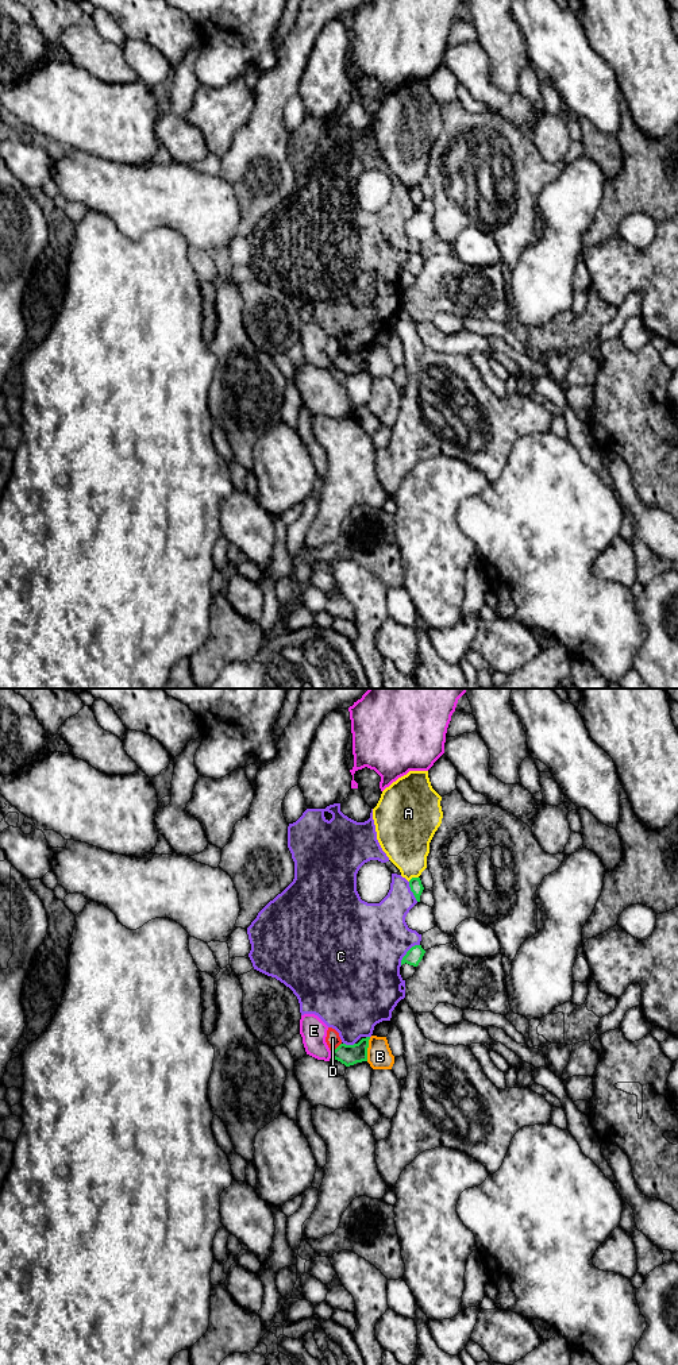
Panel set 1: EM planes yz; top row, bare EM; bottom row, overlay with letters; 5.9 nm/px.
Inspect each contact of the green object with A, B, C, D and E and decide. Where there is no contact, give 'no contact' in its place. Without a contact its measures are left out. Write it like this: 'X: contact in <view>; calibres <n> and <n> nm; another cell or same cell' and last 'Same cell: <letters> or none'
A: contact in yz; calibres 80 and 300 nm; another cell
B: contact in yz; calibres 130 and 150 nm; another cell
C: contact in yz; calibres 100 and 460 nm; another cell
D: contact in yz; calibres 130 and 90 nm; another cell
E: contact in yz; calibres 130 and 160 nm; another cell
Same cell: none

